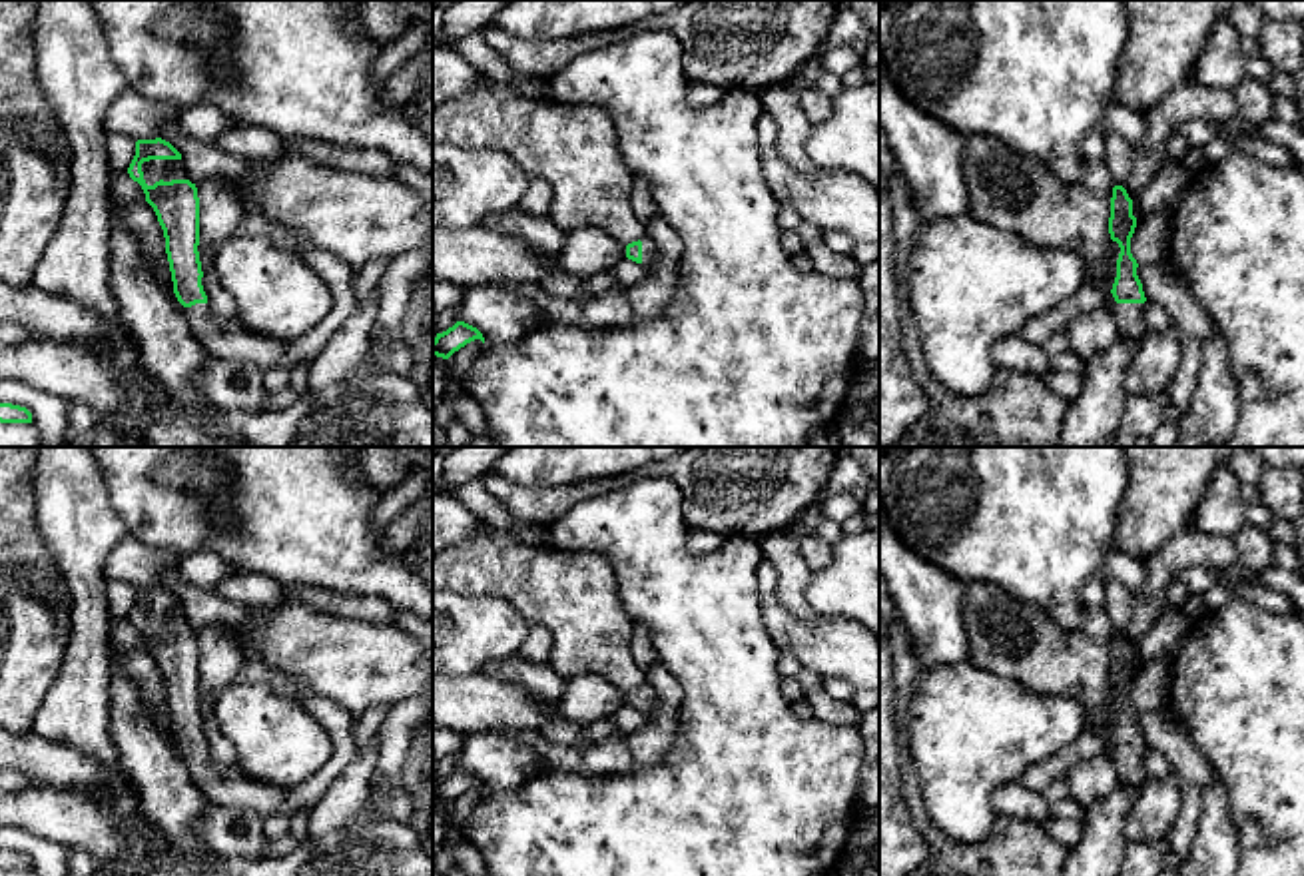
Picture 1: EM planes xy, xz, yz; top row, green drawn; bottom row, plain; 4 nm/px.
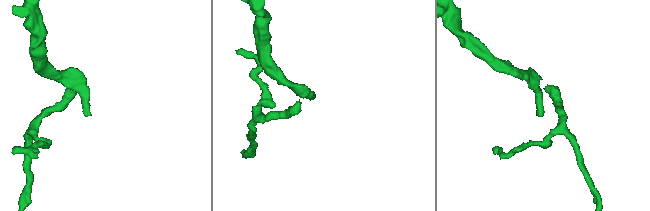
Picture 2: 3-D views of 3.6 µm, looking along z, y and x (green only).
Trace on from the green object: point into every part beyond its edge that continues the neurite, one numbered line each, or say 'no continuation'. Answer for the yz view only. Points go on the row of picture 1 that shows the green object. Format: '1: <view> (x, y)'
1: yz (1129, 318)

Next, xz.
1: xz (649, 250)

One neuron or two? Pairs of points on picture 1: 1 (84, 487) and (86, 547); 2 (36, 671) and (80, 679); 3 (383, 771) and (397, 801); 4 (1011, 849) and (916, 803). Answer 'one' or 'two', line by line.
1: one
2: two
3: one
4: one

